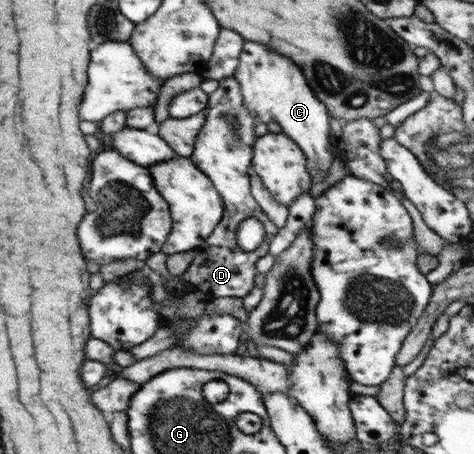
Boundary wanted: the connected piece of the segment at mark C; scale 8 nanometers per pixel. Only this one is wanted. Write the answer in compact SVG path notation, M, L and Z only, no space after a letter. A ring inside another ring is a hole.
M245 41L238 67L232 77L240 84L244 108L250 110L251 116L258 123L267 124L275 120L282 127L283 133L293 139L304 152L312 179L322 182L336 157L328 124L330 117L324 103L308 87L302 69L294 65L288 57L282 57L262 43Z

